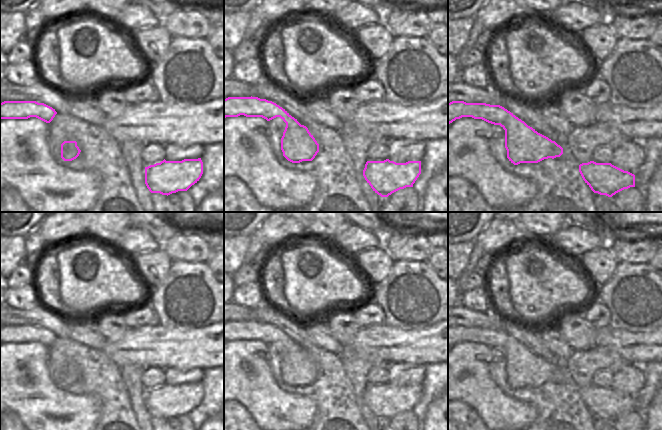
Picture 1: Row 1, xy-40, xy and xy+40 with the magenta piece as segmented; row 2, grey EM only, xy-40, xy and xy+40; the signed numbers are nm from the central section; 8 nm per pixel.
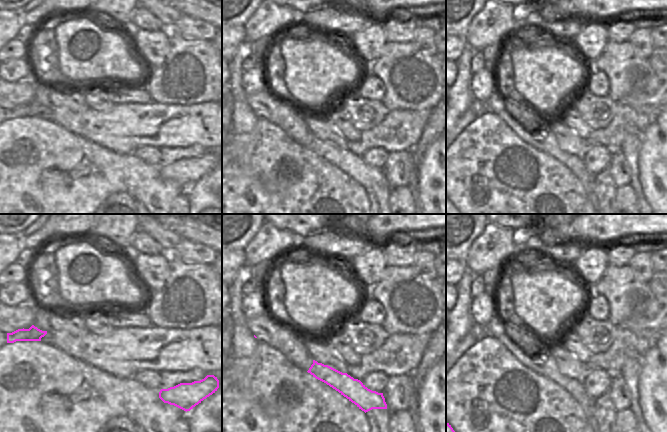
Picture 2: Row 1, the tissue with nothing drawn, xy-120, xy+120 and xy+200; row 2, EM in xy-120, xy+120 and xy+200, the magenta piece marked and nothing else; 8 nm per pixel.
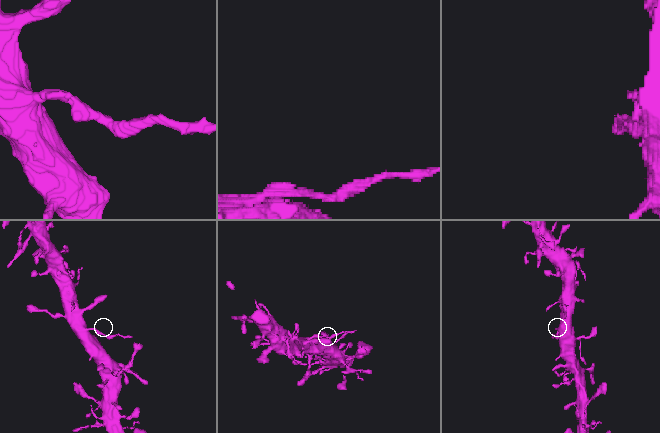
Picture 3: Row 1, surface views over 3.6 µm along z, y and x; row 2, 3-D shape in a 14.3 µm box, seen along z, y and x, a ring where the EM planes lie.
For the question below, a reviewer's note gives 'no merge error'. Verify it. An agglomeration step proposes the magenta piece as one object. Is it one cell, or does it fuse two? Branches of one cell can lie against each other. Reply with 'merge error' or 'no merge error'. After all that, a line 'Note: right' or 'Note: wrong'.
merge error
Note: wrong

